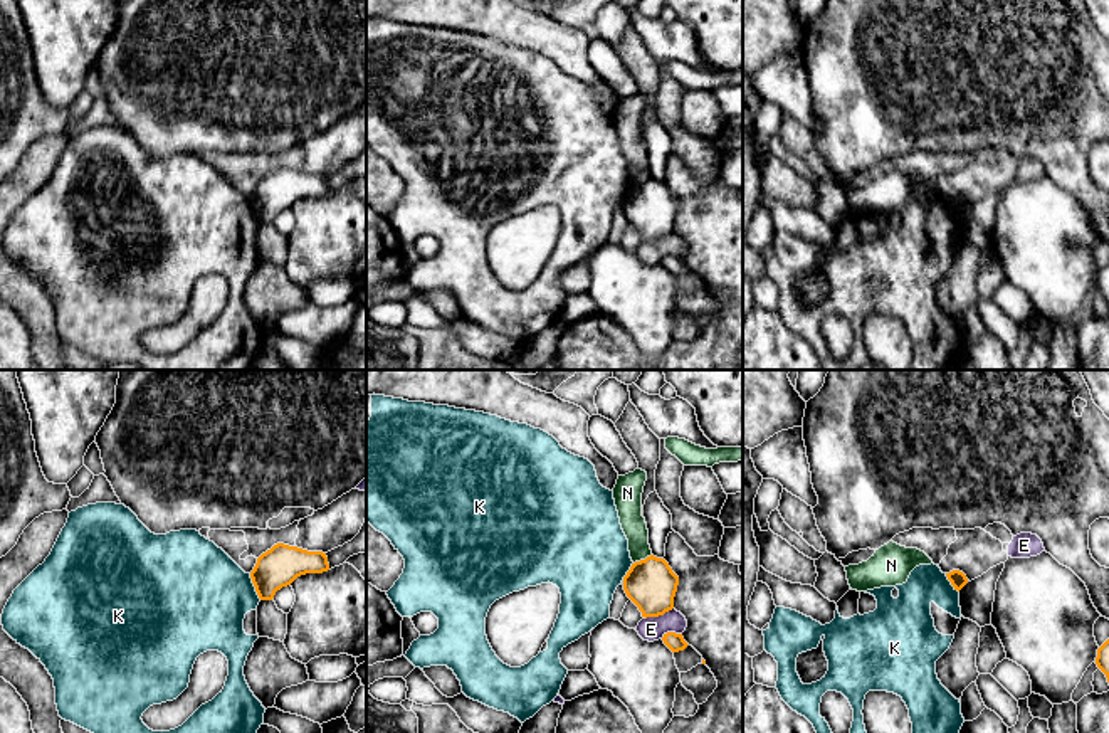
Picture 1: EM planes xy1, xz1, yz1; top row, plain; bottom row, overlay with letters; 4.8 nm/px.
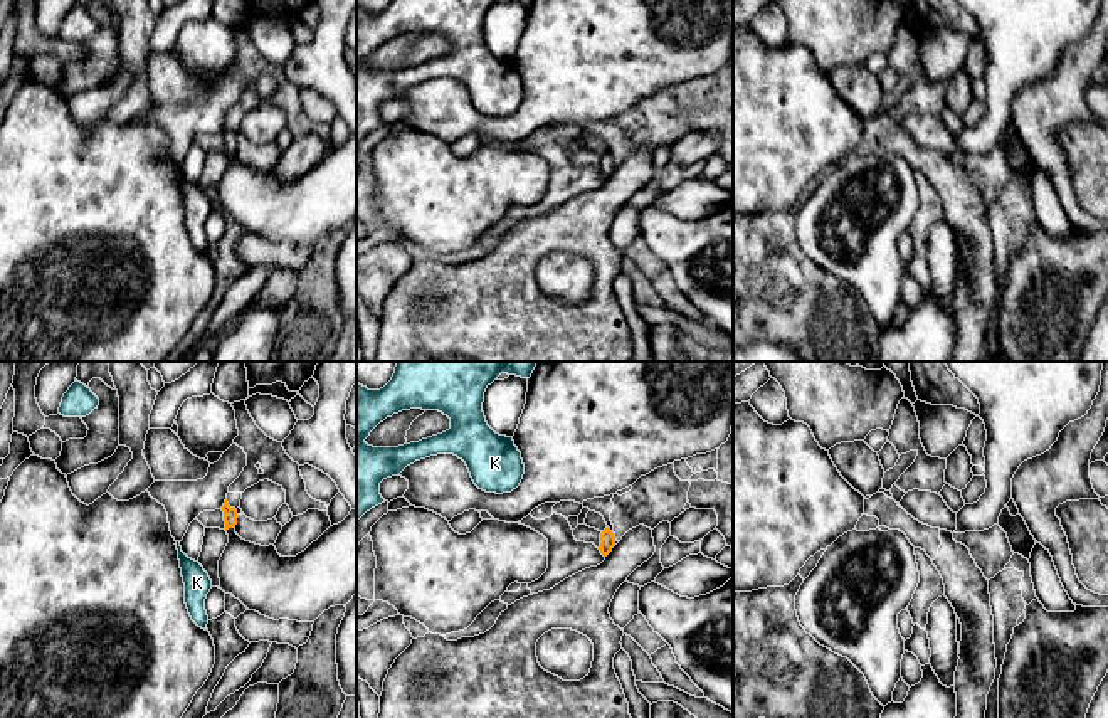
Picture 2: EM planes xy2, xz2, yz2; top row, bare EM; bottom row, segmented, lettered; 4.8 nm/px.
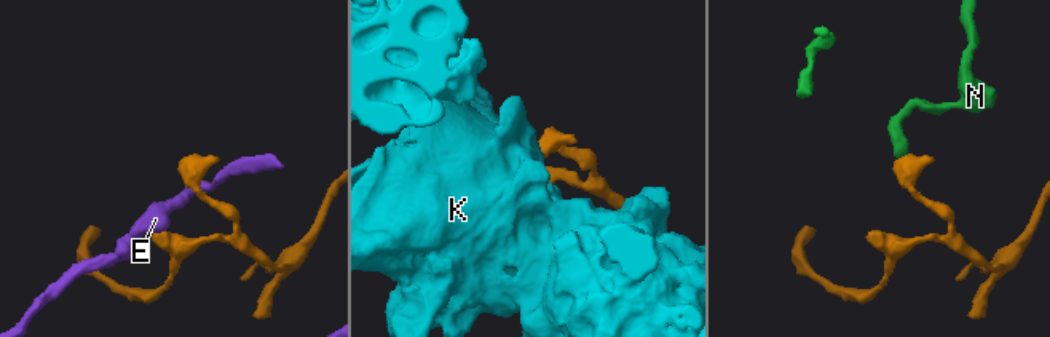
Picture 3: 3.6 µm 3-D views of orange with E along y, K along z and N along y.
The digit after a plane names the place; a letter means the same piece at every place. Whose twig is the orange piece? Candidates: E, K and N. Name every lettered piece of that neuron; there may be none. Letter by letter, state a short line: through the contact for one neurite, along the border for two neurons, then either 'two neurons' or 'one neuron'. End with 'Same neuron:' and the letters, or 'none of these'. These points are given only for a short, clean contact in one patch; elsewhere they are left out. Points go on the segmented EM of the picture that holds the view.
E: line xz1 (672, 607), (662, 614), (644, 617); two neurons
K: line xy1 (249, 574), (254, 590), (261, 599); two neurons
N: line xz1 (651, 553), (634, 564); two neurons
Same neuron: none of these

